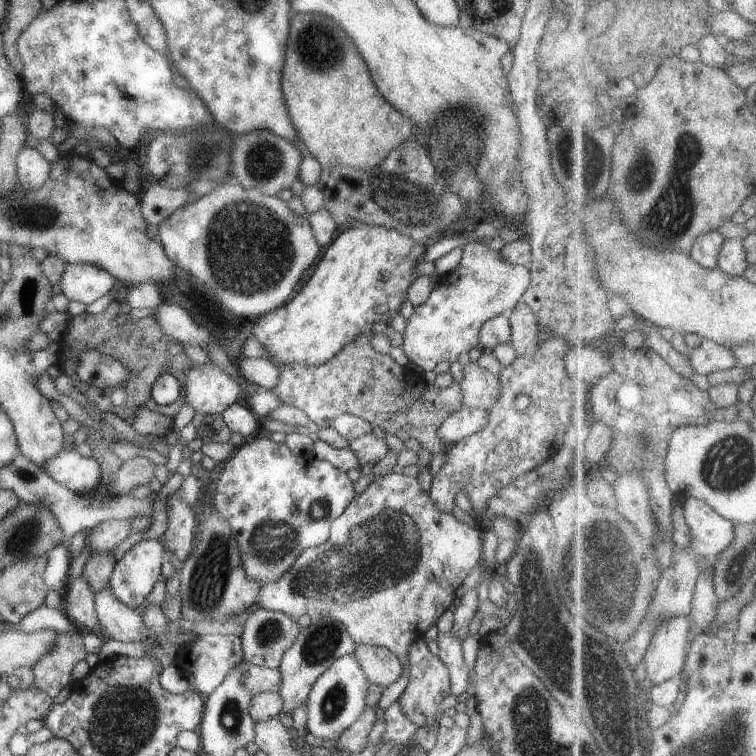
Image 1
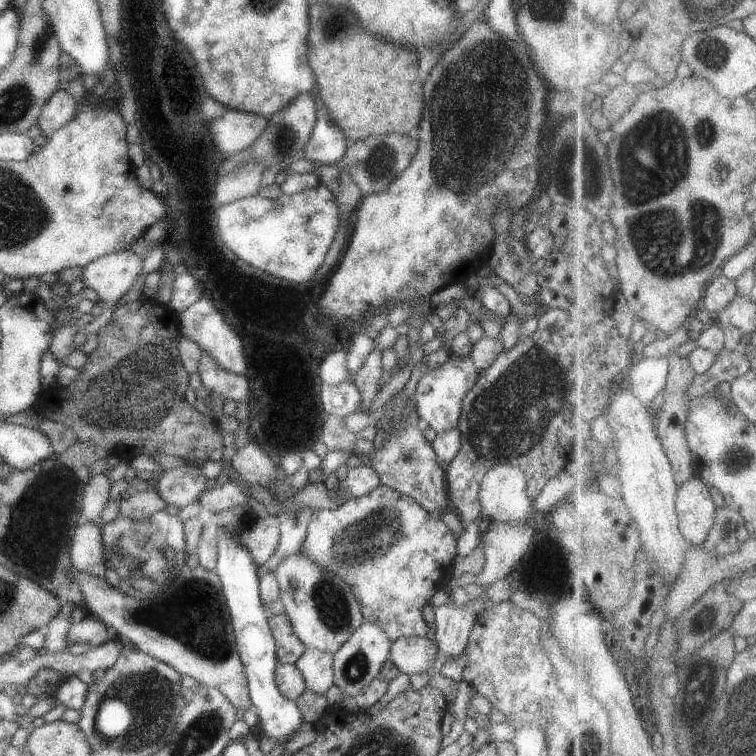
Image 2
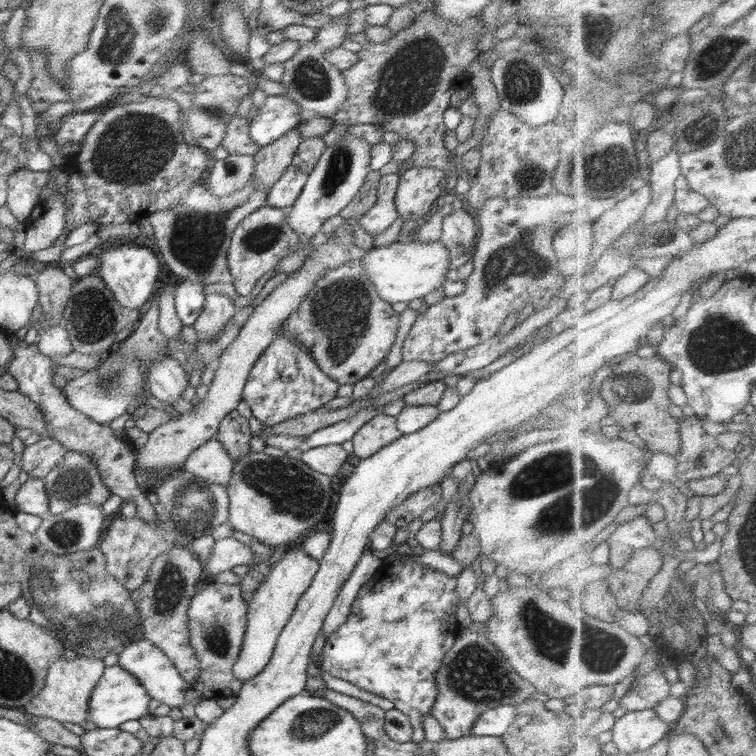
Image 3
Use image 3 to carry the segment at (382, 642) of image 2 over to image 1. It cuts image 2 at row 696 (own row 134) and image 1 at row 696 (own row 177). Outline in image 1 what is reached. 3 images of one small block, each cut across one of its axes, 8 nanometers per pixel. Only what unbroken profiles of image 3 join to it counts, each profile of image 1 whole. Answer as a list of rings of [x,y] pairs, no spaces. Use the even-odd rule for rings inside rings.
[[[354,653],[338,658],[327,668],[312,685],[306,703],[306,732],[322,740],[337,740],[346,728],[358,720],[358,716],[366,708],[366,692],[368,692],[366,672],[362,670]]]

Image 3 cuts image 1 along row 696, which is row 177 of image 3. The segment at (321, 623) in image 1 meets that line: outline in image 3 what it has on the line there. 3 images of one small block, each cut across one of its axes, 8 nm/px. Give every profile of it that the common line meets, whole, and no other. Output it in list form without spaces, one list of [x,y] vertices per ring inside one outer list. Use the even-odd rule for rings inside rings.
[[[290,165],[268,189],[268,204],[288,210],[302,193],[302,187],[306,184],[307,178],[307,172],[302,172],[298,167]]]

